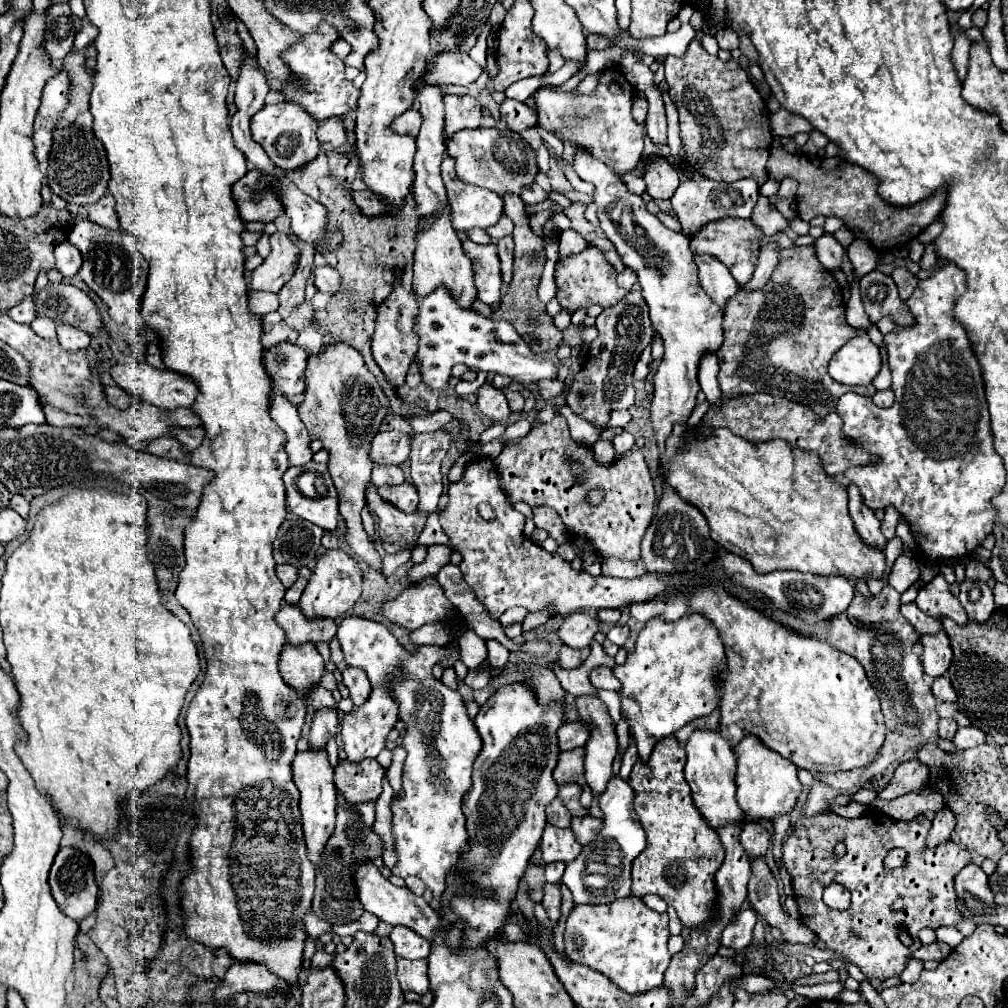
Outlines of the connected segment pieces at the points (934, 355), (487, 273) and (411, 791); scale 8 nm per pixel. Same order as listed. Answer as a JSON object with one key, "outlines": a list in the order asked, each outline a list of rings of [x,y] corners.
{"outlines":[[[[946,264],[934,276],[920,280],[918,288],[906,300],[908,310],[916,316],[916,324],[912,324],[912,328],[894,328],[884,334],[884,342],[888,346],[888,366],[892,372],[892,390],[896,394],[890,408],[868,408],[868,404],[872,405],[871,398],[854,392],[841,396],[836,406],[836,412],[843,420],[844,436],[854,446],[876,456],[870,464],[848,468],[844,476],[860,488],[864,504],[872,510],[894,506],[908,520],[918,542],[918,550],[930,556],[930,560],[968,556],[982,544],[996,524],[992,498],[1002,492],[1006,482],[1002,458],[994,450],[982,368],[976,360],[972,340],[968,340],[968,332],[964,332],[964,326],[956,324],[956,318],[952,316],[956,296],[962,296],[966,286],[968,282],[964,270],[956,268],[956,264]]],[[[464,240],[464,252],[472,258],[472,266],[476,270],[476,290],[478,298],[488,306],[496,308],[502,300],[502,274],[500,274],[500,258],[496,252],[496,244],[474,244],[472,240]]],[[[350,616],[339,624],[336,637],[340,642],[344,660],[348,666],[362,668],[368,674],[368,680],[372,686],[384,686],[390,696],[398,702],[400,720],[406,724],[406,734],[402,738],[402,746],[406,748],[408,756],[404,760],[402,770],[402,792],[394,796],[390,808],[392,808],[392,836],[396,846],[398,864],[392,868],[394,876],[408,878],[416,876],[424,882],[424,886],[432,892],[436,900],[442,900],[446,892],[446,878],[450,874],[464,880],[464,888],[468,892],[480,892],[482,896],[492,896],[492,888],[478,888],[470,878],[468,870],[456,872],[456,866],[460,864],[464,852],[468,852],[468,830],[464,820],[464,796],[468,794],[468,788],[472,786],[472,764],[476,756],[480,754],[482,740],[478,734],[476,724],[470,720],[464,698],[458,690],[448,688],[442,680],[436,680],[432,676],[432,666],[440,662],[440,658],[456,656],[458,654],[458,642],[454,640],[448,646],[418,646],[414,652],[404,648],[396,636],[384,626],[384,624],[371,620],[364,620],[358,616]]]]}

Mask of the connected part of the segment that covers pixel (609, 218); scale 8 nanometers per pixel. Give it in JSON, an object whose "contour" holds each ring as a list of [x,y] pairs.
{"contour":[[[576,146],[574,148],[574,170],[576,174],[584,180],[594,184],[594,202],[598,206],[598,218],[600,218],[600,226],[606,232],[606,236],[610,238],[610,242],[616,246],[616,252],[620,256],[620,260],[632,268],[642,284],[642,296],[650,308],[650,320],[654,330],[660,334],[664,340],[664,356],[662,364],[654,376],[654,394],[656,398],[652,398],[652,428],[654,428],[654,436],[658,440],[658,450],[660,450],[660,458],[664,454],[664,444],[666,438],[672,434],[672,428],[676,424],[686,428],[686,438],[690,438],[690,426],[688,426],[688,418],[694,410],[696,404],[696,394],[698,394],[698,360],[704,352],[714,352],[720,348],[722,340],[724,340],[724,332],[722,332],[722,312],[720,308],[706,296],[706,292],[700,288],[698,282],[698,272],[696,272],[696,262],[694,262],[694,254],[688,246],[688,238],[682,232],[672,232],[668,230],[654,214],[650,214],[646,210],[646,202],[642,200],[640,194],[632,194],[628,192],[626,184],[620,180],[620,176],[616,172],[612,172],[612,168],[608,168],[604,162],[596,160],[586,148]]]}

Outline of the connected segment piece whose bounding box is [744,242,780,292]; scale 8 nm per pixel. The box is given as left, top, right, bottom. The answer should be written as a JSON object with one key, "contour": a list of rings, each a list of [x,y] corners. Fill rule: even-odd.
{"contour":[[[768,242],[760,248],[760,260],[758,260],[758,266],[754,270],[754,276],[748,284],[744,284],[746,292],[750,290],[760,290],[760,286],[764,288],[764,284],[770,280],[776,264],[780,260],[780,246],[776,242]]]}

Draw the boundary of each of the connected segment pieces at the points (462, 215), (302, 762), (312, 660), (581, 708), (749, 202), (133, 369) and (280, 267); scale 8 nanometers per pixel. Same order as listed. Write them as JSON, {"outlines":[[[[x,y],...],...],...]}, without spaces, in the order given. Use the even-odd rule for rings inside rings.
{"outlines":[[[[446,156],[442,160],[442,180],[446,186],[452,224],[456,230],[472,230],[472,228],[490,228],[498,224],[504,214],[504,200],[480,186],[464,184],[456,176],[456,160]]],[[[306,748],[298,750],[298,754],[292,760],[292,772],[294,772],[294,784],[300,790],[300,812],[302,812],[302,828],[304,838],[308,846],[308,856],[314,866],[320,866],[320,850],[324,842],[330,838],[334,830],[336,820],[336,788],[334,788],[334,770],[328,760],[328,752],[324,748]]],[[[284,644],[280,652],[280,674],[292,688],[306,694],[308,688],[320,682],[322,672],[324,672],[324,660],[316,644],[300,644],[300,648]]],[[[578,696],[576,702],[580,718],[586,720],[592,728],[592,736],[586,744],[584,778],[592,790],[592,796],[598,798],[604,794],[604,788],[612,776],[612,760],[618,752],[618,738],[612,726],[612,718],[598,698]]],[[[694,178],[694,180],[682,180],[680,188],[672,196],[672,206],[676,216],[680,218],[682,232],[686,236],[692,236],[696,230],[702,228],[702,224],[726,216],[736,216],[736,218],[750,218],[752,208],[756,206],[758,200],[758,182],[752,178],[742,178],[732,184],[726,182],[716,182],[708,178]]],[[[128,362],[128,364],[116,364],[112,366],[110,370],[114,382],[124,388],[126,392],[130,392],[134,396],[136,402],[150,402],[158,408],[190,408],[198,396],[198,388],[196,388],[196,382],[190,378],[190,376],[184,376],[184,374],[176,374],[174,370],[158,370],[158,368],[152,368],[150,364],[146,362]]],[[[276,232],[270,236],[272,252],[264,258],[264,262],[252,272],[250,286],[262,292],[274,292],[278,294],[282,286],[292,278],[300,250],[292,244],[292,240],[284,232]]]]}

